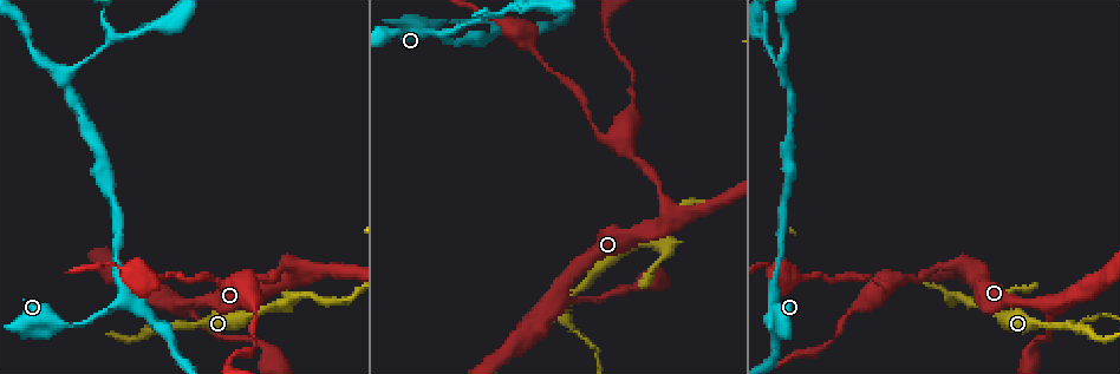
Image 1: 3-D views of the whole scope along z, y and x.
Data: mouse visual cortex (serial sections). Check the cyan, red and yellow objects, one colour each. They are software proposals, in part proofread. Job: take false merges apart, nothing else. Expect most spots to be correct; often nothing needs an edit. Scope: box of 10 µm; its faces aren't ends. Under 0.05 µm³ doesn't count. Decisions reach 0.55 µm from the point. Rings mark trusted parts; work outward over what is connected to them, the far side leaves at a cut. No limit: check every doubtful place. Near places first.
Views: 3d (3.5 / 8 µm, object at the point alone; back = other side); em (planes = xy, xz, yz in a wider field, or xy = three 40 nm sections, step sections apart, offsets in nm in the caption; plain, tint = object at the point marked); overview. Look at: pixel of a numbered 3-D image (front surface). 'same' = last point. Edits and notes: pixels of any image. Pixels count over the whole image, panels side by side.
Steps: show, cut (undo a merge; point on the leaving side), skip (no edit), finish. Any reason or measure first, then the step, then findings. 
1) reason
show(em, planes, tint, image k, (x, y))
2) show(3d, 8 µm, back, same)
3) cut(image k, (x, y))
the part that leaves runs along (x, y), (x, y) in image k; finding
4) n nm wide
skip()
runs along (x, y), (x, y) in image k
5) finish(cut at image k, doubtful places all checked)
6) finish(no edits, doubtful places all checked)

abrupt turn
show(3d, 3.5 µm, image 1, (275, 305))

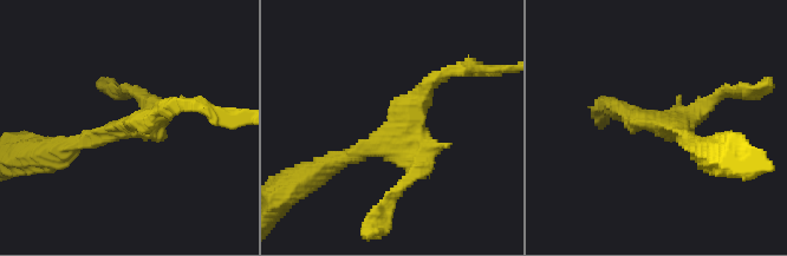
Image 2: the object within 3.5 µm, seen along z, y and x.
show(em, xy, step 1, tint, image 2, (131, 125))

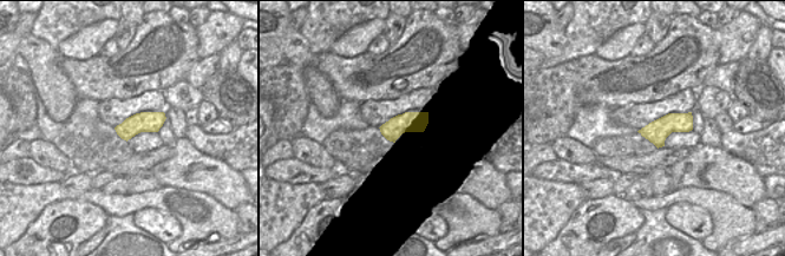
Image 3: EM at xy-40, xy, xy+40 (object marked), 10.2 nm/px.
show(em, xy, step 5, tint, same)

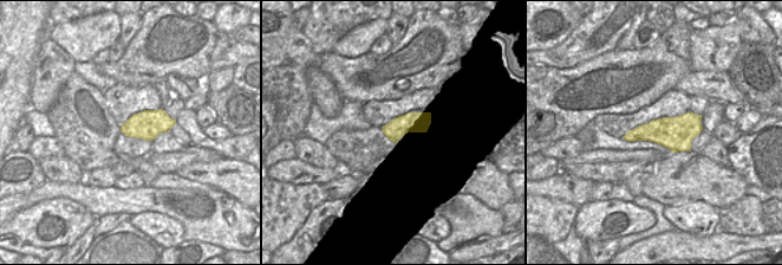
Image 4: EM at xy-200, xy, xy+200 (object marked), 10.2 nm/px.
skip()
continuous, no second cell

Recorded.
three arms meet
show(3d, 3.5 µm, image 1, (564, 316))

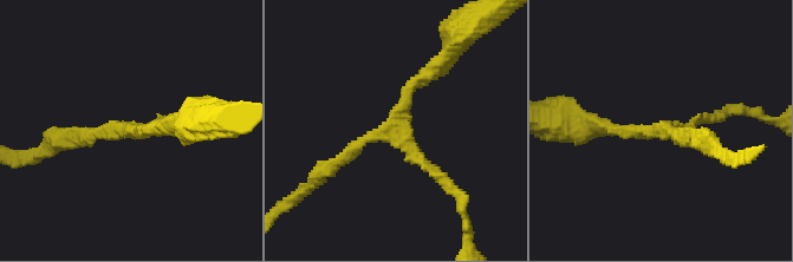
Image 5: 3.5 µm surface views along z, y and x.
3 arms; arms of 150, 200, 200 nm; now the EM
show(em, xy, step 3, tint, image 5, (126, 131))

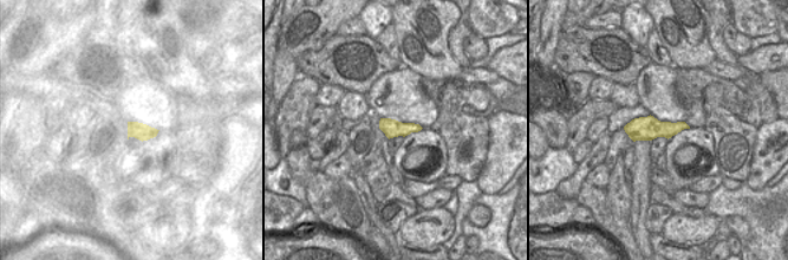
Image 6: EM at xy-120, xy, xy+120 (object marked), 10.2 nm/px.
skip()
continuous, no second cell

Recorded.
abrupt turn
show(3d, 3.5 µm, image 1, (774, 301))

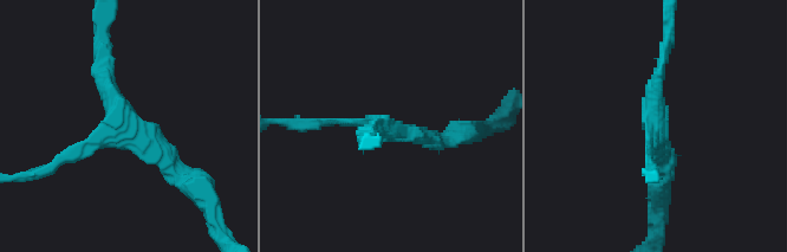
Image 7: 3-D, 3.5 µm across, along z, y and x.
now the EM
show(em, xy, step 1, tint, image 7, (655, 127))

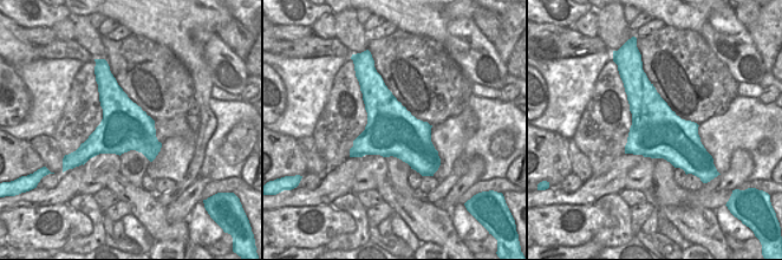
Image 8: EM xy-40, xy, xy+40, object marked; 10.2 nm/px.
arms of 150, 200, 250 nm
skip()
runs along (49, 167), (118, 123), (104, 55) in image 7; continuous, no second cell

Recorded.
three arms meet
show(3d, 8 µm, image 1, (445, 38))

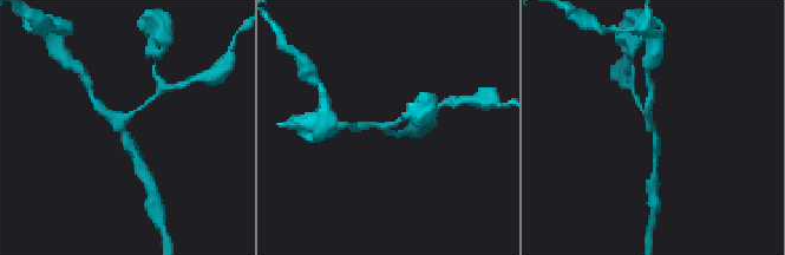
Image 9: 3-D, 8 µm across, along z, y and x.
3 arms; arms of 150, 150, 200 nm
show(em, xy, step 3, tint, same)

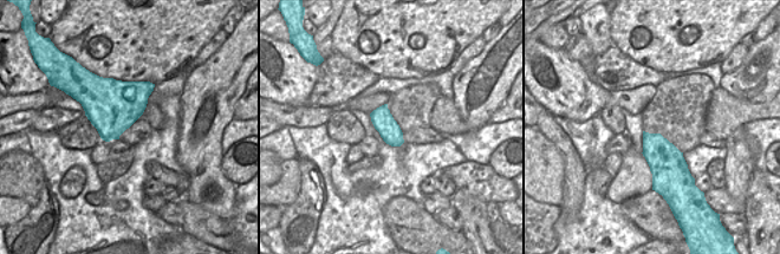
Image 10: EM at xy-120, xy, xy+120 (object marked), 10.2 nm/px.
skip()
runs along (656, 154), (656, 137), (640, 104) in image 9; continuous, no second cell

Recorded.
finish(no edits, doubtful places all checked)

